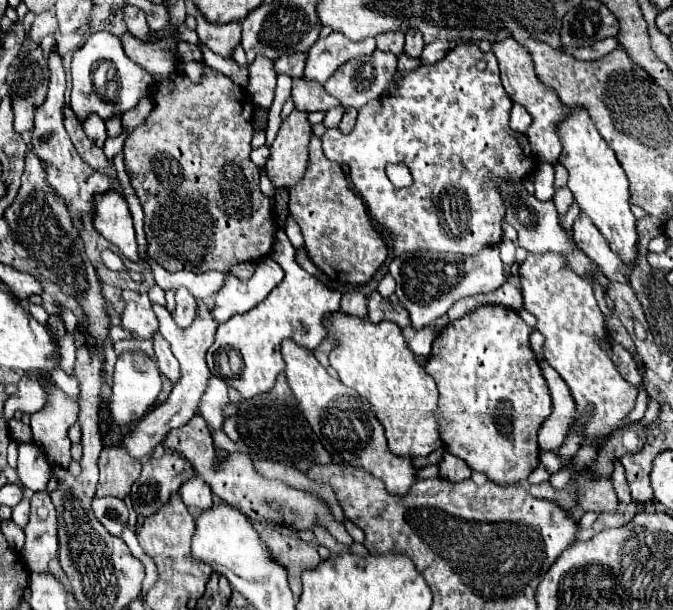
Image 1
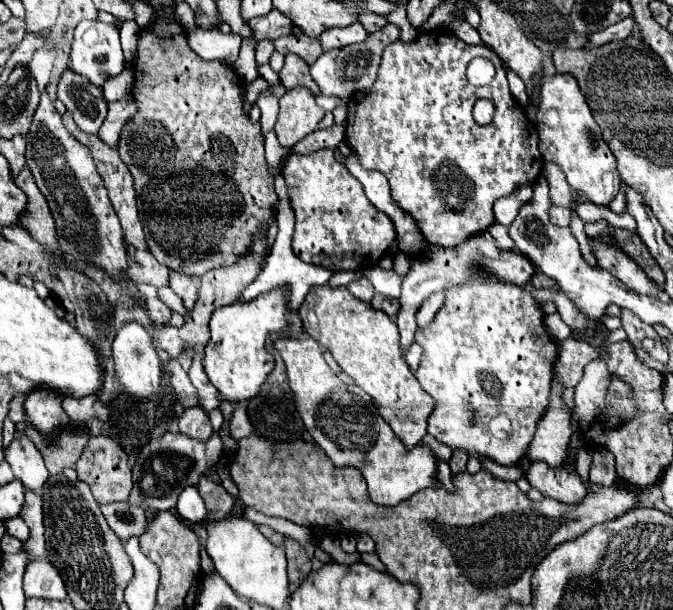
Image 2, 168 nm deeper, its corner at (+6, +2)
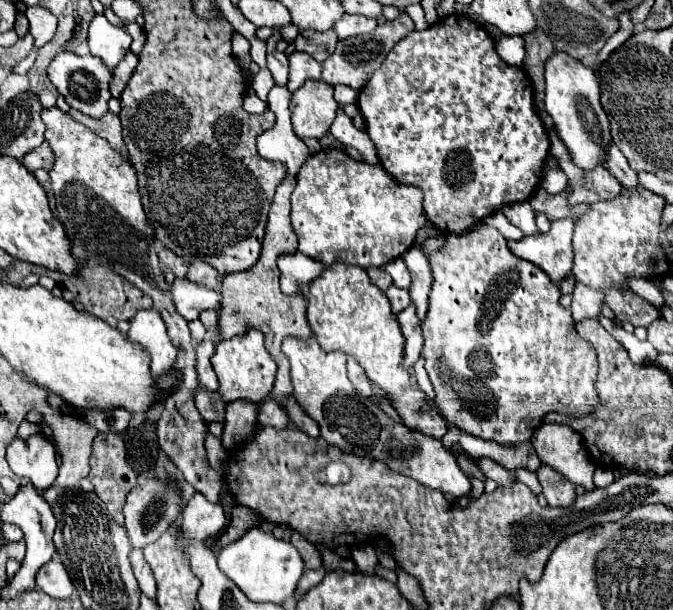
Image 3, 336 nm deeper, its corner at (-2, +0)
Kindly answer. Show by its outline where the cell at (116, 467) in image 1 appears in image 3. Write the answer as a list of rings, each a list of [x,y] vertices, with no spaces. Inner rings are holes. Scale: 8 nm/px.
[[[108,432],[108,434],[98,434],[96,440],[94,440],[94,446],[92,446],[92,458],[90,458],[90,482],[94,484],[94,492],[98,494],[98,498],[106,504],[108,512],[112,514],[112,518],[118,522],[118,524],[124,524],[124,516],[122,516],[122,506],[124,506],[124,500],[128,496],[128,492],[136,486],[136,472],[128,466],[126,462],[126,446],[124,446],[124,440],[114,434],[114,432]]]

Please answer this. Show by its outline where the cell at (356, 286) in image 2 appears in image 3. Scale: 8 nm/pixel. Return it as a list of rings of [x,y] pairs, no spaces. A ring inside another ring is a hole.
[[[368,268],[368,276],[370,276],[370,280],[372,280],[382,292],[386,292],[388,286],[392,284],[392,278],[390,278],[390,274],[388,274],[384,268]]]

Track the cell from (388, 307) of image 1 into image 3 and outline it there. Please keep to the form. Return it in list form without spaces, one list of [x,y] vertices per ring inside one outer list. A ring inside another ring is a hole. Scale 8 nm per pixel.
[[[394,284],[386,290],[386,296],[388,296],[390,304],[392,304],[392,312],[394,312],[394,314],[398,314],[400,310],[404,310],[404,308],[412,302],[410,296],[408,296],[408,290],[398,288],[398,286],[394,286]]]

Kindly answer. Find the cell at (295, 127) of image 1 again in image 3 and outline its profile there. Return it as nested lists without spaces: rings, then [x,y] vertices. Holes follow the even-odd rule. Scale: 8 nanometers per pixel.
[[[306,80],[290,100],[292,126],[296,136],[322,138],[330,130],[336,110],[338,102],[334,100],[334,88],[322,80]]]

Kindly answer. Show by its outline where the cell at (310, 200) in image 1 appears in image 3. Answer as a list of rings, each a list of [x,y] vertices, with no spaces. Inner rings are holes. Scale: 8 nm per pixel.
[[[326,148],[326,150],[318,152],[318,154],[312,154],[312,156],[304,162],[304,166],[302,166],[300,172],[298,172],[298,184],[296,184],[294,192],[292,192],[292,228],[294,228],[296,236],[298,236],[298,250],[300,250],[302,254],[306,254],[306,256],[310,256],[310,258],[326,264],[326,266],[328,266],[328,264],[334,264],[336,260],[348,262],[348,264],[358,264],[358,266],[362,266],[362,268],[382,266],[382,264],[386,264],[388,260],[398,258],[400,254],[404,254],[404,252],[414,244],[416,232],[426,224],[428,218],[426,218],[424,208],[422,208],[422,198],[424,198],[424,194],[422,194],[422,190],[420,190],[418,186],[404,186],[404,184],[396,182],[380,164],[378,164],[378,166],[370,166],[368,162],[352,160],[346,152],[342,152],[342,150],[338,150],[338,148],[332,148],[332,150]]]

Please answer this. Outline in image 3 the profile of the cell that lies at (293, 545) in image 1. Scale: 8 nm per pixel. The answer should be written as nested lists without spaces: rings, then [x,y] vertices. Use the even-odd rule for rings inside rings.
[[[275,526],[273,529],[273,534],[277,538],[276,533],[280,532],[281,529],[288,529],[289,530],[289,535],[285,537],[281,537],[278,539],[282,540],[289,540],[298,548],[298,552],[302,554],[302,558],[304,558],[304,564],[306,564],[306,568],[312,568],[312,570],[316,570],[316,568],[320,568],[322,566],[322,558],[320,558],[320,552],[310,544],[310,542],[306,542],[296,530],[292,530],[288,527],[281,527],[281,526]]]

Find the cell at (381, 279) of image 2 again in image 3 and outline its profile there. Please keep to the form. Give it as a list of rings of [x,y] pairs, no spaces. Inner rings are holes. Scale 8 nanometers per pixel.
[[[400,258],[392,260],[386,264],[386,272],[390,272],[394,284],[398,284],[400,288],[410,288],[410,272],[408,272],[408,266],[406,262]]]

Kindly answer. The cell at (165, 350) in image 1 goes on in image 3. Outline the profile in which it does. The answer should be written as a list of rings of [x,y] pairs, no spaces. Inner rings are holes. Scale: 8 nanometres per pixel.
[[[200,388],[196,394],[196,408],[208,424],[210,422],[224,422],[226,402],[222,400],[222,396],[218,392],[208,392],[208,390]]]

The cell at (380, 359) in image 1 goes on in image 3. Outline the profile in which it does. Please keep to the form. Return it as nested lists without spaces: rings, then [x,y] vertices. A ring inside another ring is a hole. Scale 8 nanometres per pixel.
[[[334,262],[312,280],[306,294],[306,306],[310,328],[320,346],[324,350],[342,350],[352,354],[366,370],[368,378],[388,394],[408,428],[436,436],[438,440],[446,434],[448,428],[444,418],[438,414],[432,402],[428,402],[426,394],[418,386],[412,386],[410,372],[402,368],[404,336],[396,322],[396,314],[390,310],[386,294],[370,282],[364,268],[356,264]]]

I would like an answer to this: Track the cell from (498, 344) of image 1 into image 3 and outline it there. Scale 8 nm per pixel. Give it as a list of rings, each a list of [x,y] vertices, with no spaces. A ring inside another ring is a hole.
[[[484,222],[474,226],[474,230],[466,230],[462,234],[446,234],[444,246],[436,252],[430,252],[428,262],[430,262],[434,282],[432,282],[432,290],[430,290],[430,298],[428,298],[428,314],[422,320],[422,330],[424,330],[422,356],[426,360],[426,364],[424,364],[426,372],[434,384],[434,390],[436,390],[434,404],[438,406],[438,410],[450,424],[454,424],[460,430],[464,430],[472,436],[478,436],[478,438],[490,438],[500,444],[516,444],[516,442],[530,440],[534,430],[540,426],[542,416],[548,412],[558,412],[556,408],[572,408],[572,416],[588,416],[596,410],[596,406],[600,404],[598,392],[594,388],[596,374],[598,374],[596,350],[592,348],[592,344],[588,340],[578,336],[570,308],[562,308],[562,304],[558,302],[560,290],[544,274],[544,270],[540,270],[536,264],[532,264],[528,260],[514,256],[512,250],[508,248],[508,240],[494,228],[486,226]]]

